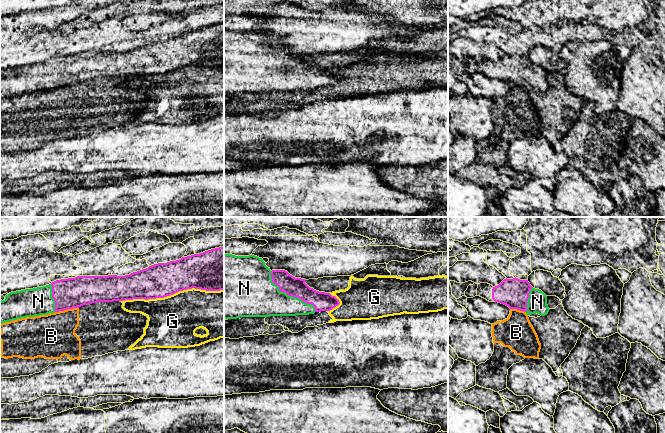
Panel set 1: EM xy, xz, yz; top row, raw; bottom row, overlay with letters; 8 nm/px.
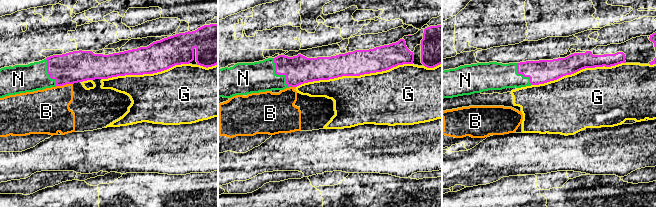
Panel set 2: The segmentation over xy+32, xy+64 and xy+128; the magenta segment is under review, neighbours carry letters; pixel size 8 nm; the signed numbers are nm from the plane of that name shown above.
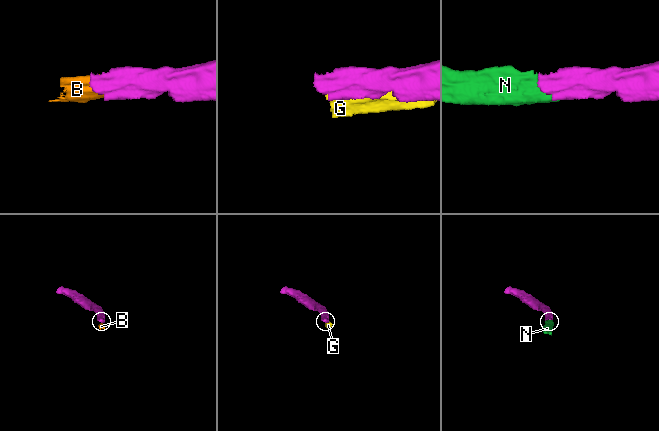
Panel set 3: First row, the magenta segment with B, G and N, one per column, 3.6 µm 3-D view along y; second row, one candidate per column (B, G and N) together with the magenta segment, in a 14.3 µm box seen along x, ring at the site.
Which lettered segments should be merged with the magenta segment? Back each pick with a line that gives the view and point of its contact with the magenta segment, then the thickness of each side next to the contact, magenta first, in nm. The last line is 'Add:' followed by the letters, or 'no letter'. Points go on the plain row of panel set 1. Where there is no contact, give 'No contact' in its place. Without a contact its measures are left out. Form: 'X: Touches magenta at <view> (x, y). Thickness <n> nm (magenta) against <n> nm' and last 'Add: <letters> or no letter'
N: Touches magenta at xz (289, 71). Thickness 160 nm (magenta) against 320 nm
Add: N

